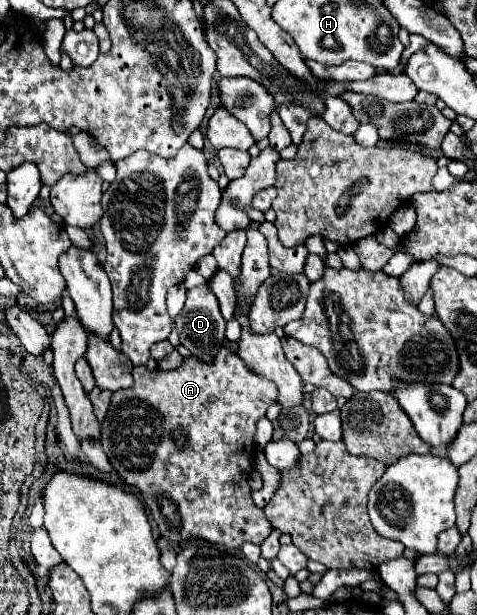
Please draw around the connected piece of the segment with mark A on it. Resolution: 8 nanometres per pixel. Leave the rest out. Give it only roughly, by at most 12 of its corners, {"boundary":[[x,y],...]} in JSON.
{"boundary":[[213,364],[133,368],[101,446],[159,532],[239,550],[277,388]]}

